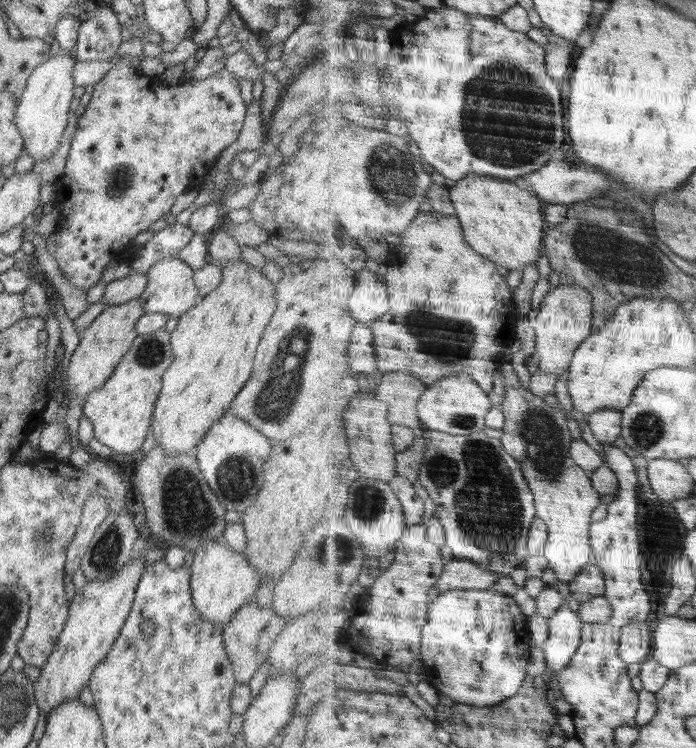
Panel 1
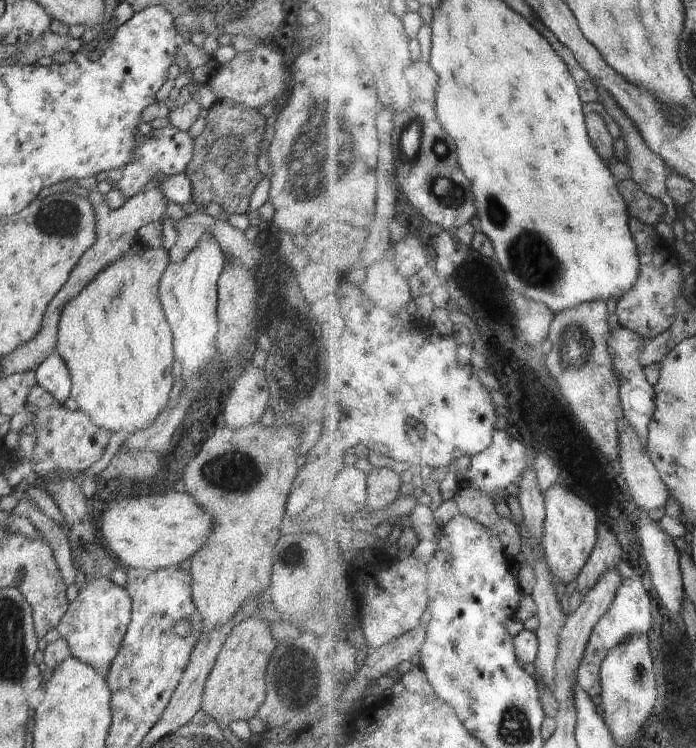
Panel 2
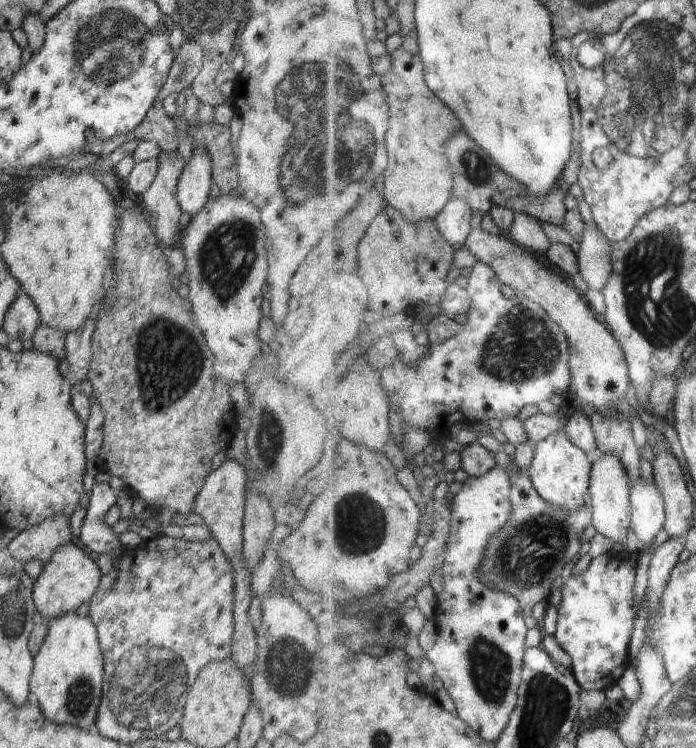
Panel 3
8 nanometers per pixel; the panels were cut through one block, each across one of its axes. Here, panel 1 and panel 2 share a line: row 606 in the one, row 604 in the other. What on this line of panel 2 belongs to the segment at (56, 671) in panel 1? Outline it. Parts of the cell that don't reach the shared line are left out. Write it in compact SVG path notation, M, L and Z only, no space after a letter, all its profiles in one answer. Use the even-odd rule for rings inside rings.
M102 575L85 576L78 596L69 602L68 610L58 623L58 634L69 644L72 657L106 675L130 624L131 606L131 598L123 586Z

